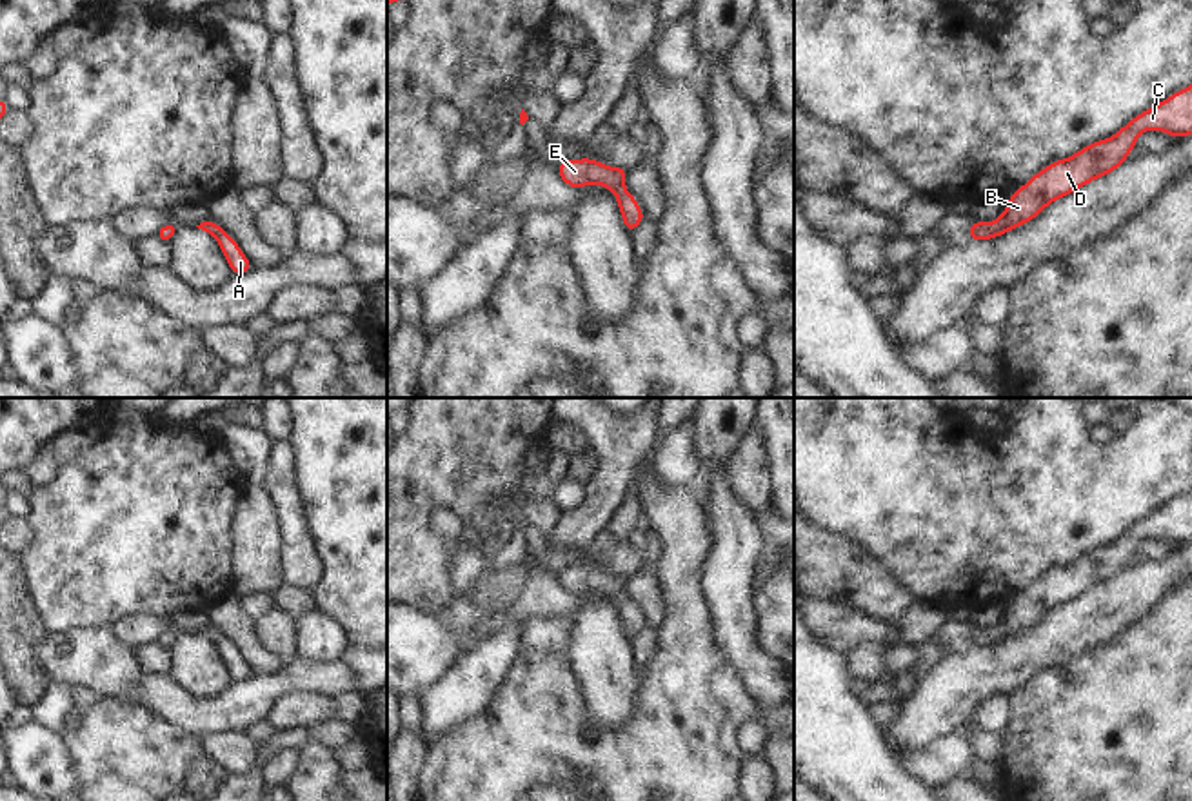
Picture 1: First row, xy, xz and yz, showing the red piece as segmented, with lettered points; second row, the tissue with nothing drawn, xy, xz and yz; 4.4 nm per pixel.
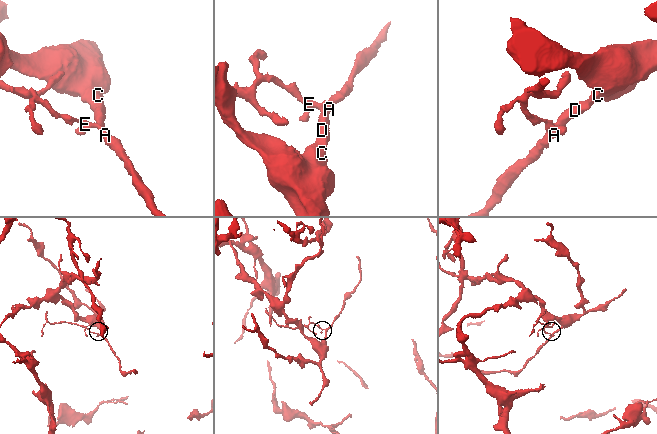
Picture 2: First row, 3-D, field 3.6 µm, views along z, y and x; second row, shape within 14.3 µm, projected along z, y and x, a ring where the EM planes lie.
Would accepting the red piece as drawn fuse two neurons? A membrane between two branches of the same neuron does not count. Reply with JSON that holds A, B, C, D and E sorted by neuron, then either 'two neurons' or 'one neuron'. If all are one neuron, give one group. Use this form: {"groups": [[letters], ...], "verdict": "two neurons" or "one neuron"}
{"groups": [["A", "B", "C", "D", "E"]], "verdict": "one neuron"}

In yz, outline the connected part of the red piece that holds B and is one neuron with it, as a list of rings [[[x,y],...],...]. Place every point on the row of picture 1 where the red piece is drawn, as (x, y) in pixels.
[[[1192,85],[1136,114],[1107,140],[1098,140],[1068,158],[1056,160],[1036,173],[1007,200],[1007,207],[994,222],[972,222],[970,242],[994,240],[1034,220],[1054,200],[1116,171],[1145,131],[1163,131],[1174,138],[1192,134]]]

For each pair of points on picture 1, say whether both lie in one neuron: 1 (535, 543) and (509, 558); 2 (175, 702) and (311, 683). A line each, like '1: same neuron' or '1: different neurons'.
1: different neurons
2: same neuron

